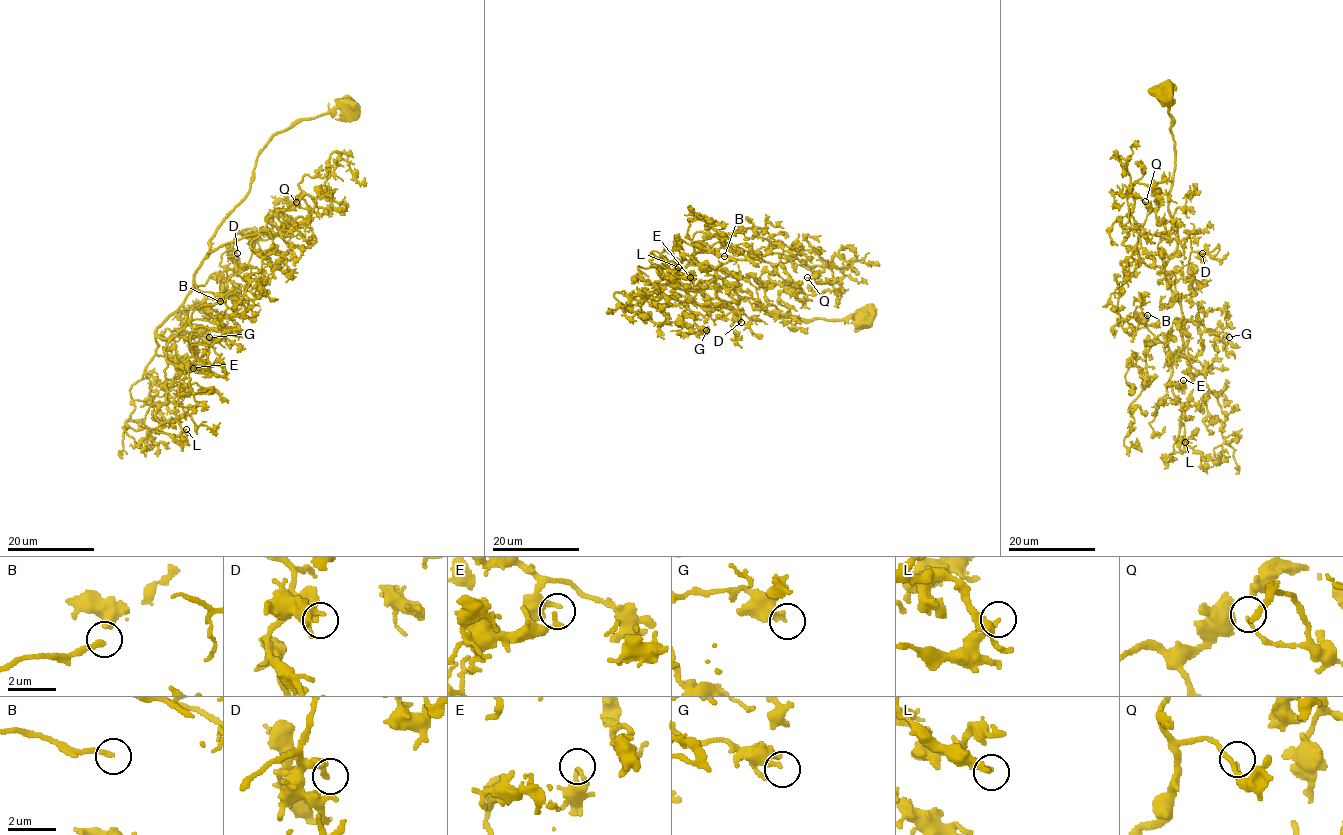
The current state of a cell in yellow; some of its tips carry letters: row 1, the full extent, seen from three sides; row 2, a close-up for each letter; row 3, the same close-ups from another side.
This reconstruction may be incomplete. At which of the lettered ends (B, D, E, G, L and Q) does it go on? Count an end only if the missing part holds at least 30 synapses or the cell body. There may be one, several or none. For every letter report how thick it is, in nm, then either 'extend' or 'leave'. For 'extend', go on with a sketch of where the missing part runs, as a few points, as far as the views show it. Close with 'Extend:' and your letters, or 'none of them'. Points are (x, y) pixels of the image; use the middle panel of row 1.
B: 200 nm thick; extend; missing branch runs (724, 256), (732, 256), (751, 272), (767, 270)
D: 260 nm thick; leave
E: 180 nm thick; leave
G: 300 nm thick; leave
L: 150 nm thick; leave
Q: 120 nm thick; leave
Extend: B

